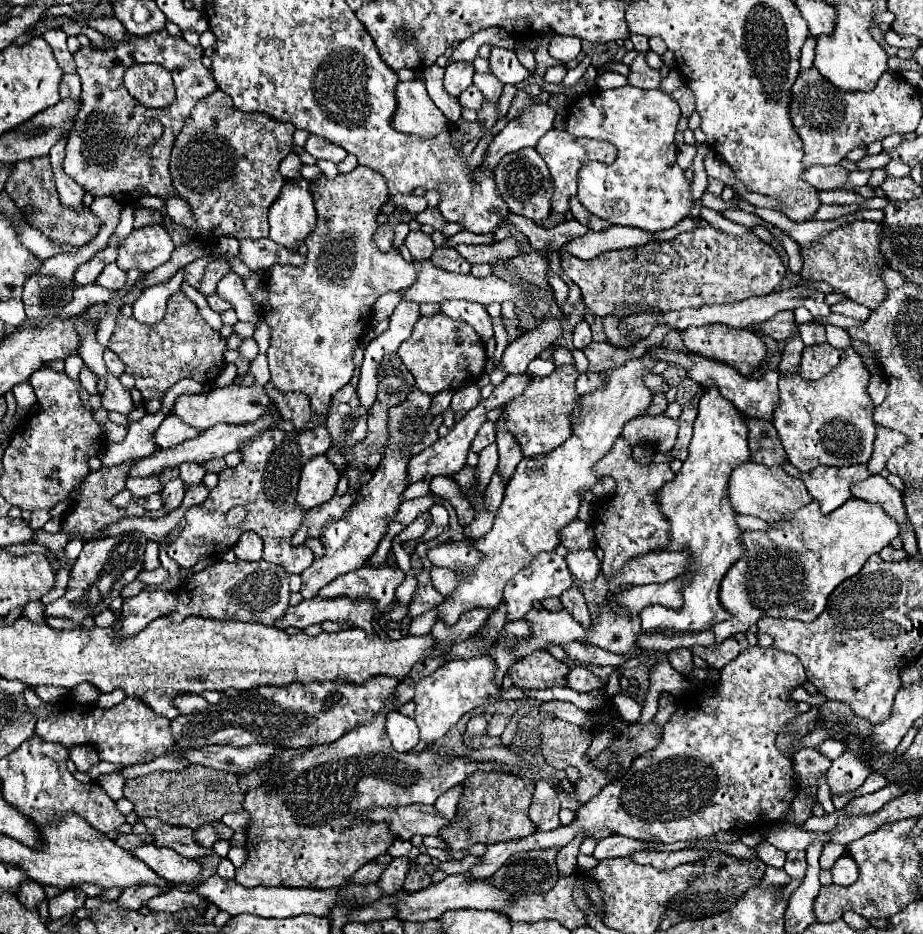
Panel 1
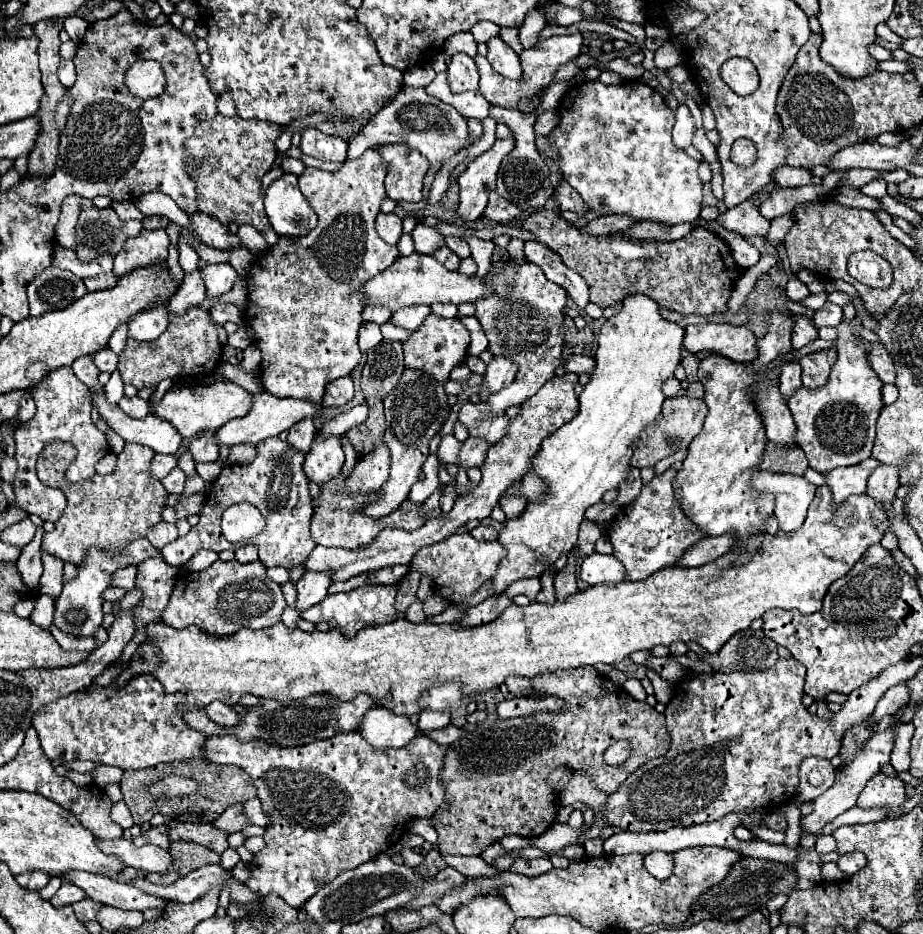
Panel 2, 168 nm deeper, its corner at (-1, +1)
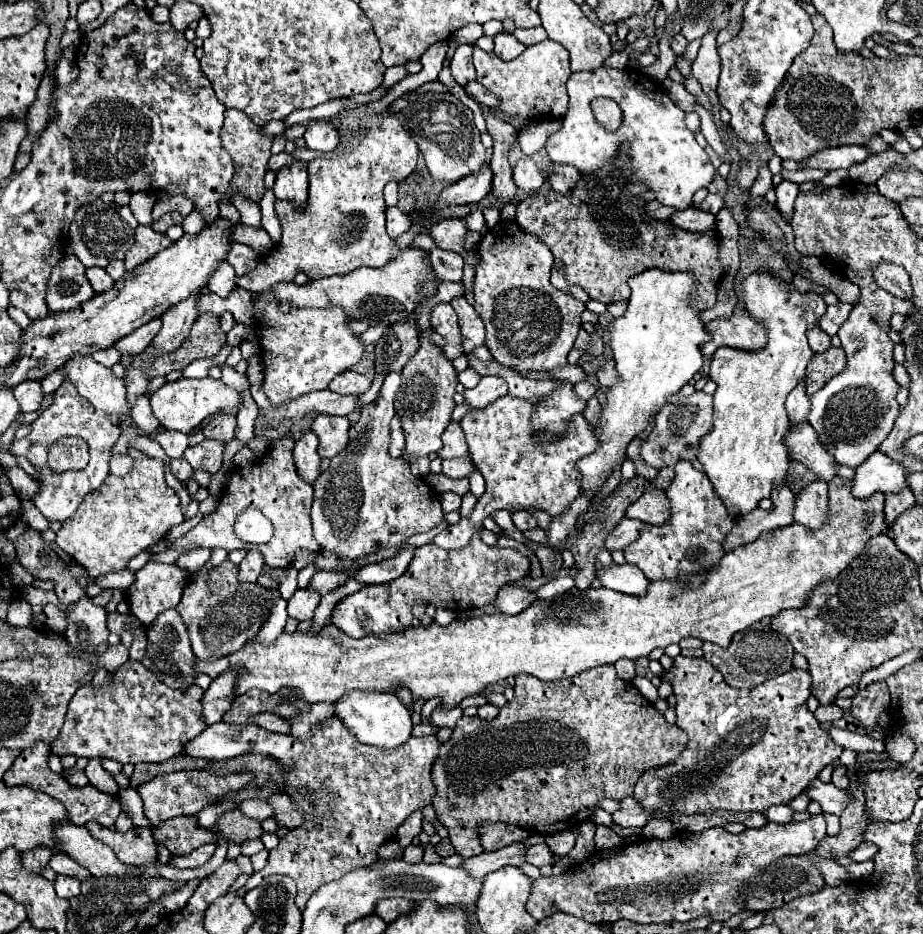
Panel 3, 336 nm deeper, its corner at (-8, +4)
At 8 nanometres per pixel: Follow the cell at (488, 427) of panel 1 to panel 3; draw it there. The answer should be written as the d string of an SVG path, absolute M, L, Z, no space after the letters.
M470 455L462 457L462 459L444 459L442 461L442 473L452 479L468 477L472 471L474 471L474 463L472 463Z

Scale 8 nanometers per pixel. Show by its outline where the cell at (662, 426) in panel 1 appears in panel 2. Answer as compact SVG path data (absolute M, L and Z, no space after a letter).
M677 396L677 398L667 398L663 412L659 414L657 422L653 422L653 426L645 428L635 450L631 456L631 466L635 468L647 468L647 466L655 466L661 458L671 456L677 450L683 450L691 444L691 440L701 432L703 428L703 420L707 416L707 408L703 406L703 402L699 398L689 398L689 396Z

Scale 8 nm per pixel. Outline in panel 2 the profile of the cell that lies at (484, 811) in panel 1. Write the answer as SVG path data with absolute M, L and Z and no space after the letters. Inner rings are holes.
M583 666L581 670L559 670L557 674L543 674L541 678L507 678L505 684L517 698L529 694L535 694L535 698L555 696L561 698L567 708L559 712L537 712L519 718L499 718L481 740L493 742L485 750L473 742L473 735L463 738L459 744L449 746L441 770L445 802L439 806L433 822L435 830L439 832L437 848L441 854L479 856L489 844L501 840L507 834L525 838L541 836L549 826L555 824L559 810L559 794L555 794L555 790L551 790L547 784L547 776L557 768L583 772L601 792L613 794L631 772L669 750L671 738L665 728L665 716L651 708L647 702L633 700L619 684L611 684L611 680L599 674L593 666ZM617 740L627 740L631 744L631 756L619 766L609 766L603 762L603 754Z

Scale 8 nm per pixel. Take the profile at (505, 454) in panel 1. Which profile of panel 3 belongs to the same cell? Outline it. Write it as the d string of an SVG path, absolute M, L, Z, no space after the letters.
M516 511L516 513L512 513L512 521L514 521L514 525L520 531L526 531L526 529L534 529L536 527L536 519L528 511Z

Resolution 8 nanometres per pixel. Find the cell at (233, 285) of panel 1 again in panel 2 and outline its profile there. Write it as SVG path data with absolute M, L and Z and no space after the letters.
M207 264L205 268L201 268L201 276L207 288L207 296L217 298L231 290L237 272L233 270L231 264Z

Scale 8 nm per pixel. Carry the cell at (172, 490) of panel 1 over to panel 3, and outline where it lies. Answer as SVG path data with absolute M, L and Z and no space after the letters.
M176 459L174 463L170 463L170 471L172 475L180 481L180 483L186 483L192 475L192 467L188 467L188 461L186 459Z

